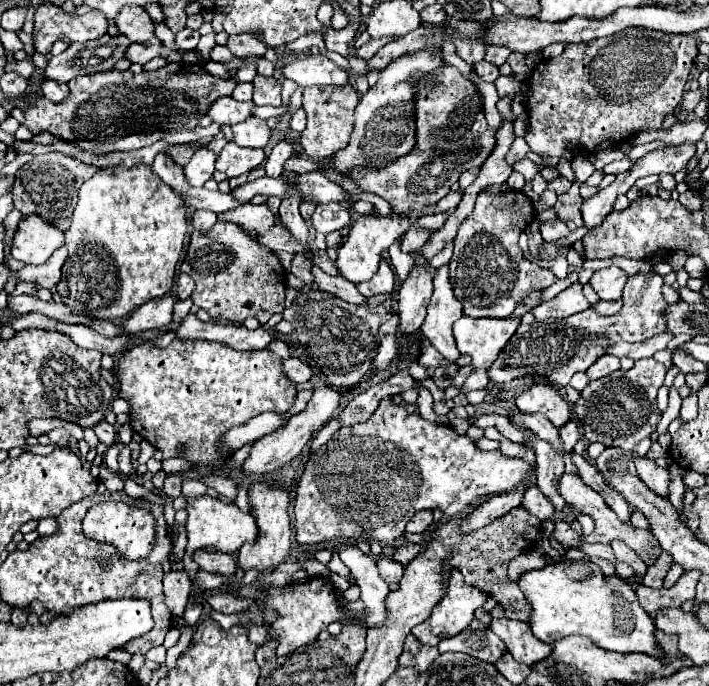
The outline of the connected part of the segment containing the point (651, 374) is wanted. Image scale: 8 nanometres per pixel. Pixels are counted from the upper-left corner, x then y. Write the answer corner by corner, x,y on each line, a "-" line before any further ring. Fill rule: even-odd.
653,358
637,360
631,370
617,370
601,380
589,382
573,404
583,436
589,442
601,442
631,452
643,438
649,438
659,424
661,412
657,408
657,390
661,384
663,364

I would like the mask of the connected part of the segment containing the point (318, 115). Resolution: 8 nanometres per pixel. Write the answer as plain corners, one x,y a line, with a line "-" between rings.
351,84
345,86
311,86
303,90
303,110
307,112
307,128
301,132
299,142
303,151
311,158
321,162
323,158
331,158
337,150
343,150
351,138
355,124
355,106
359,104
359,94

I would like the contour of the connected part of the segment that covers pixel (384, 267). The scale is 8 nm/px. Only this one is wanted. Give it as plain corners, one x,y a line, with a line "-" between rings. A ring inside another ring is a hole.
381,260
381,266
377,270
377,274
369,280
369,282
363,282
361,286
357,286
359,292
363,296
375,296
375,294
391,294
393,288
395,288
395,274
391,270
391,266

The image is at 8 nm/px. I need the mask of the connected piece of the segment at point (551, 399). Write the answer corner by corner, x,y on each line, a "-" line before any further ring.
535,384
519,394
517,408
523,414
543,414
555,428
563,428
571,418
571,410
563,394
543,384

